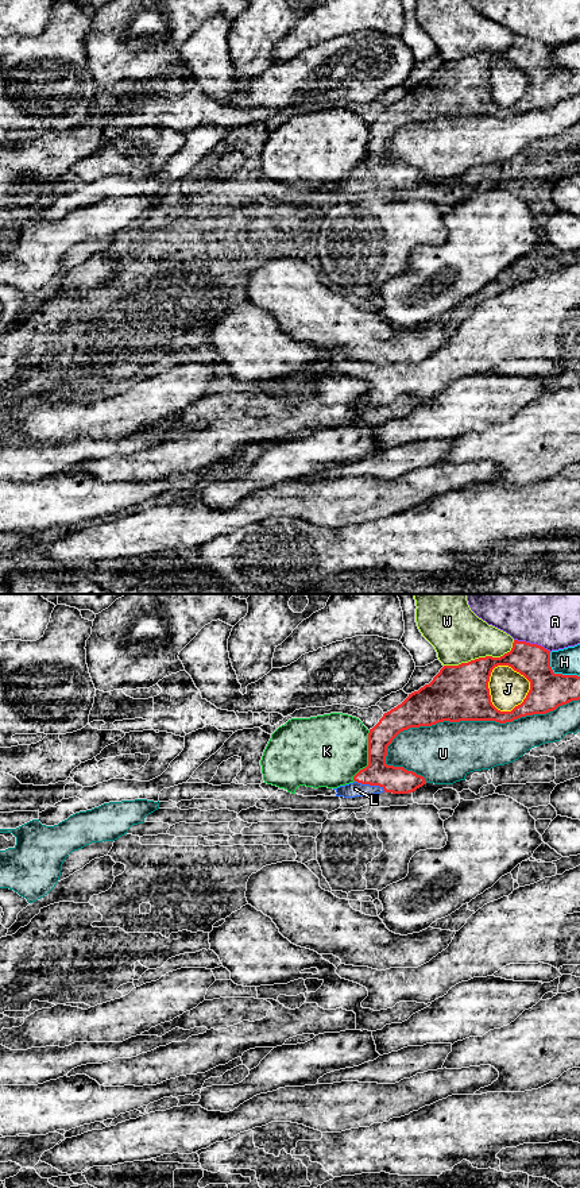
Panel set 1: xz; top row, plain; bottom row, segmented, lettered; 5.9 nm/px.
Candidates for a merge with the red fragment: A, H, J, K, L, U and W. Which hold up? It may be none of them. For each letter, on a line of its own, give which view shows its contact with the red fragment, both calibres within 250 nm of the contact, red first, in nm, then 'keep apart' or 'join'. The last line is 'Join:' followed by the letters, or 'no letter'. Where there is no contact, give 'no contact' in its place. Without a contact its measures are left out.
A: meets red in xz; 200 nm thick on the red side, 480 nm on the other; keep apart
H: meets red in xz; 220 nm thick on the red side, 160 nm on the other; keep apart
J: meets red in xz; 340 nm thick on the red side, 220 nm on the other; keep apart
K: meets red in xz; 160 nm thick on the red side, 420 nm on the other; keep apart
L: meets red in xz; 160 nm thick on the red side, 90 nm on the other; join
U: meets red in xz; 340 nm thick on the red side, 360 nm on the other; keep apart
W: meets red in xz; 340 nm thick on the red side, 320 nm on the other; keep apart
Join: L

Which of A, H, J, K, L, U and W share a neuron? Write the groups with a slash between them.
A / H / J / K / L / U / W

